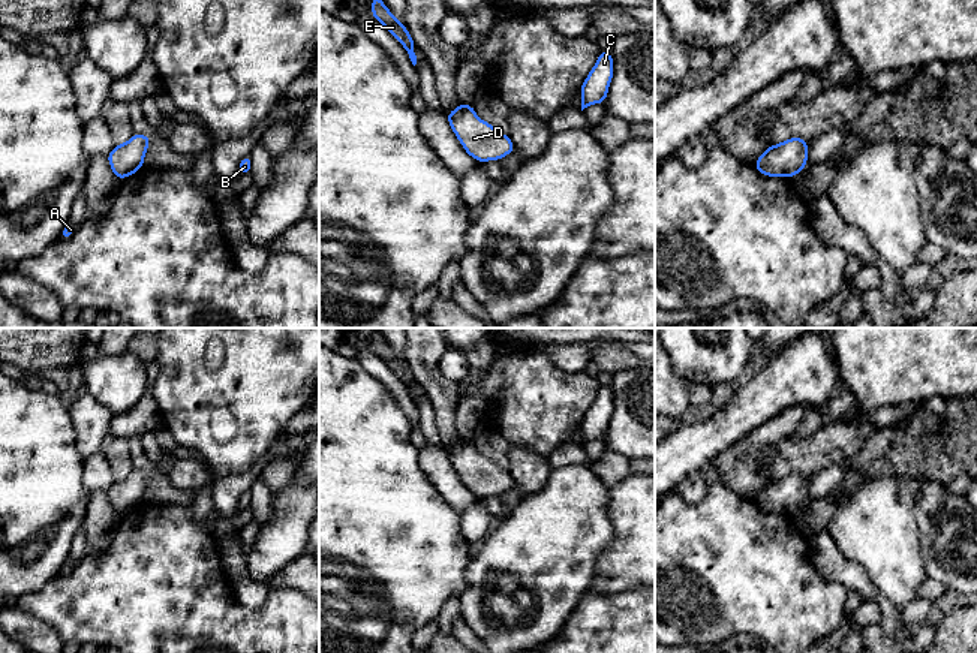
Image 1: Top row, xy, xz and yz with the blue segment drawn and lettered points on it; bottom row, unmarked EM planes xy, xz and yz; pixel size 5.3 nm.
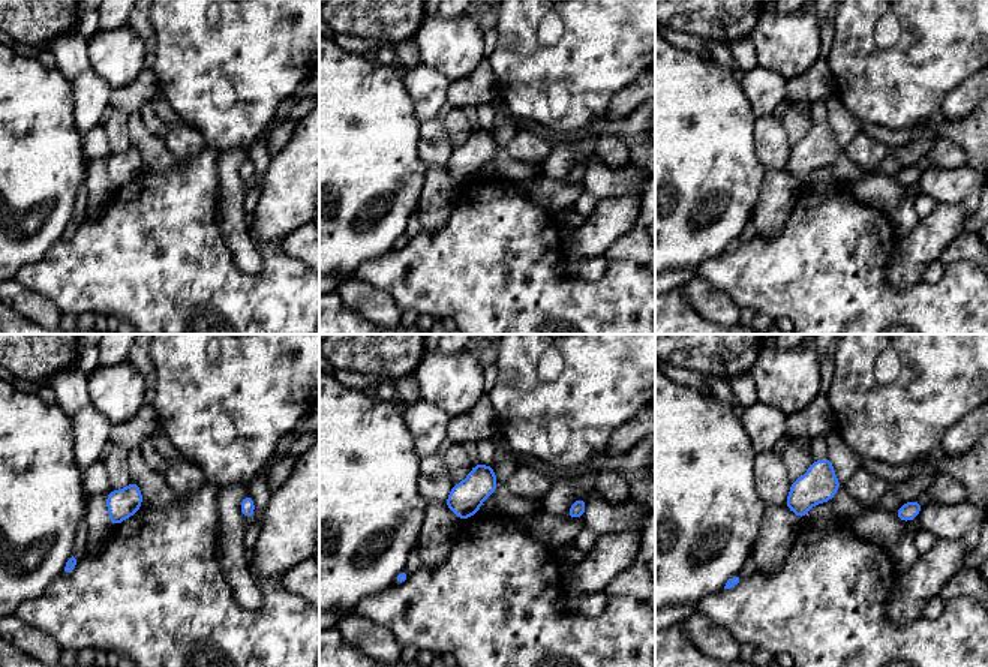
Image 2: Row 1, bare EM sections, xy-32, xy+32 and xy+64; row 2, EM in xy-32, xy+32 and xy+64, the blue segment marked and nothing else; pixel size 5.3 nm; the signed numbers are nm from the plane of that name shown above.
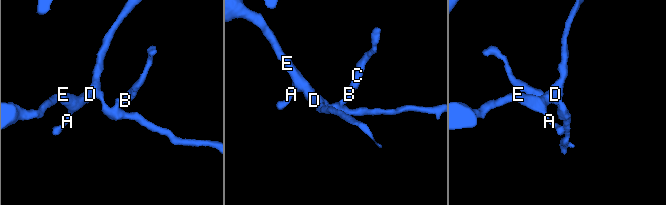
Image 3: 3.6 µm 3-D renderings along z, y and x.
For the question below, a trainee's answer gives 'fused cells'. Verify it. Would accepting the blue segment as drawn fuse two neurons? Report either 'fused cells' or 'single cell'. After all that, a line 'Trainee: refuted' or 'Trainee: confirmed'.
single cell
Trainee: refuted

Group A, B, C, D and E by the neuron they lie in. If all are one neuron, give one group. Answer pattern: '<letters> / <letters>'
A B C D E

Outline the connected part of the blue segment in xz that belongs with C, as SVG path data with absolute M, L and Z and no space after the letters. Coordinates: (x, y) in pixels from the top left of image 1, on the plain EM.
M601 386L595 401L586 412L581 428L581 446L595 439L604 439L614 410L611 386Z

